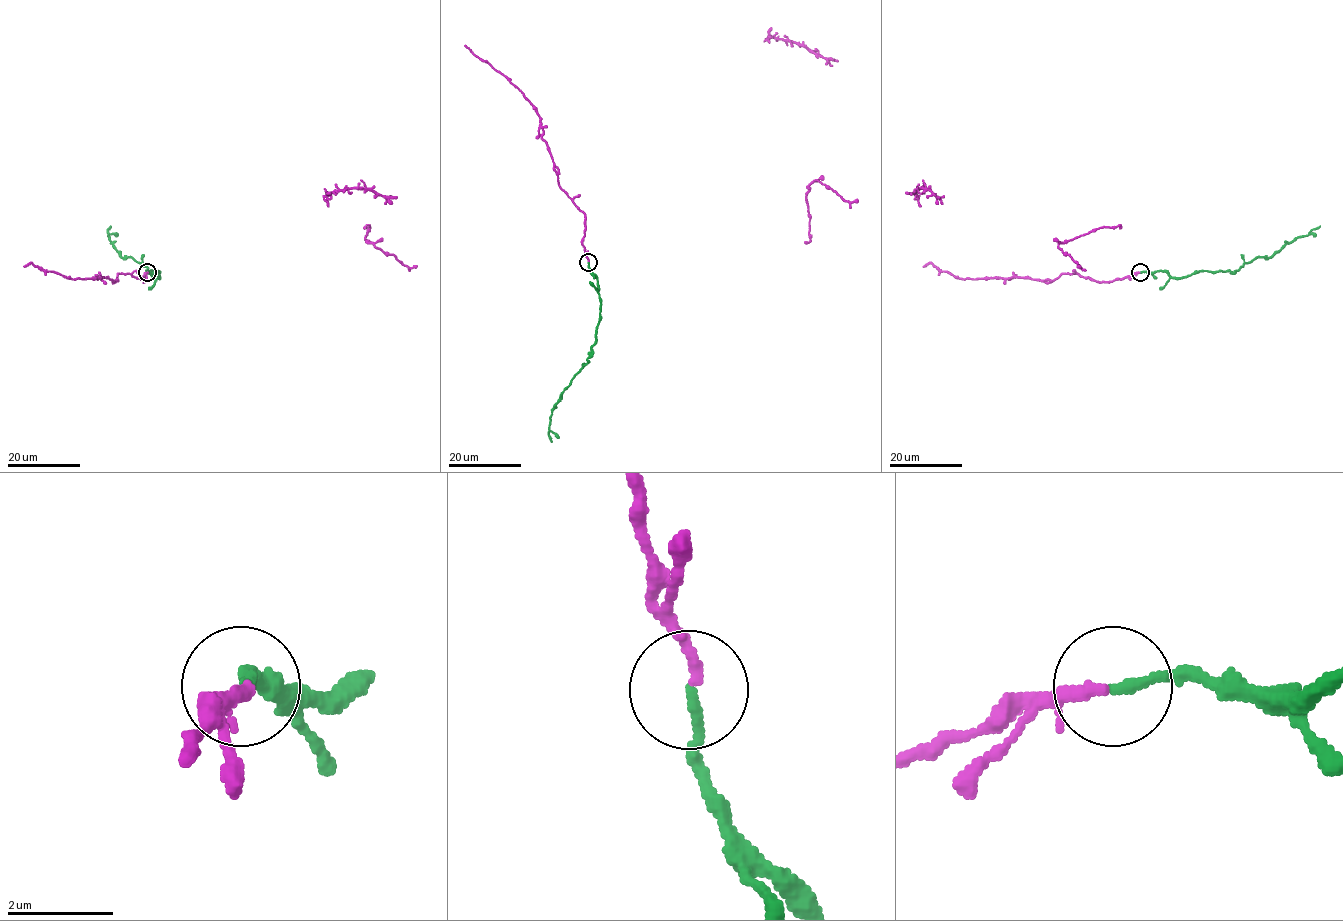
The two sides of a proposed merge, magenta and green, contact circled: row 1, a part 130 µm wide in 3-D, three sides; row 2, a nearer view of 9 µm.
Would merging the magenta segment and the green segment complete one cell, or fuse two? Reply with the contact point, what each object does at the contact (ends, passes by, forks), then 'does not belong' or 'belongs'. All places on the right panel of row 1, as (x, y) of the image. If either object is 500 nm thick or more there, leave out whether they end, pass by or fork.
at (1140, 272); magenta ends there; green ends there; belongs

